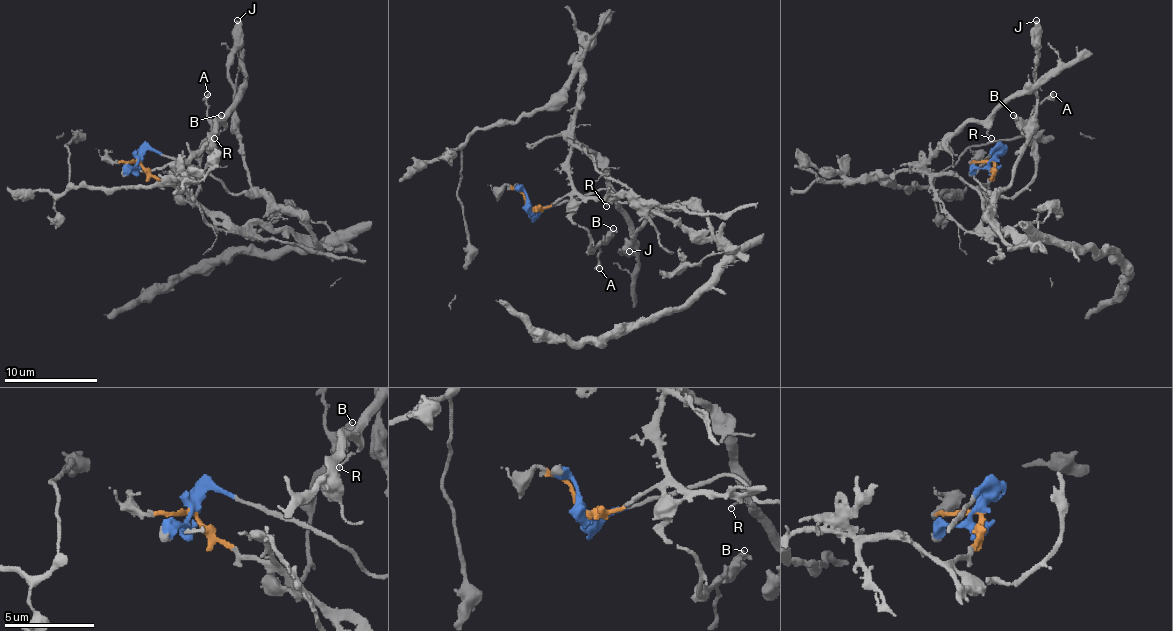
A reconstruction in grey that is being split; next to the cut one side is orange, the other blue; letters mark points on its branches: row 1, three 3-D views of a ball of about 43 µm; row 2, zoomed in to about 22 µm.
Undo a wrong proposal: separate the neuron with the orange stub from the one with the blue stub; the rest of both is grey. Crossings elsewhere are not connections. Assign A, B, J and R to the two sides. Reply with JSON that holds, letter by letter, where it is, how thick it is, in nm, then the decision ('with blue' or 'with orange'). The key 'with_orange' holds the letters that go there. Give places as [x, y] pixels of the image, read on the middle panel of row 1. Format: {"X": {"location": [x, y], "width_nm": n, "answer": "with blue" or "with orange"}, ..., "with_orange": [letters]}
{"A": {"location": [599, 268], "width_nm": 320, "answer": "with orange"}, "B": {"location": [613, 228], "width_nm": 320, "answer": "with orange"}, "J": {"location": [629, 251], "width_nm": 500, "answer": "with blue"}, "R": {"location": [606, 206], "width_nm": 100, "answer": "with orange"}, "with_orange": ["A", "B", "R"]}

